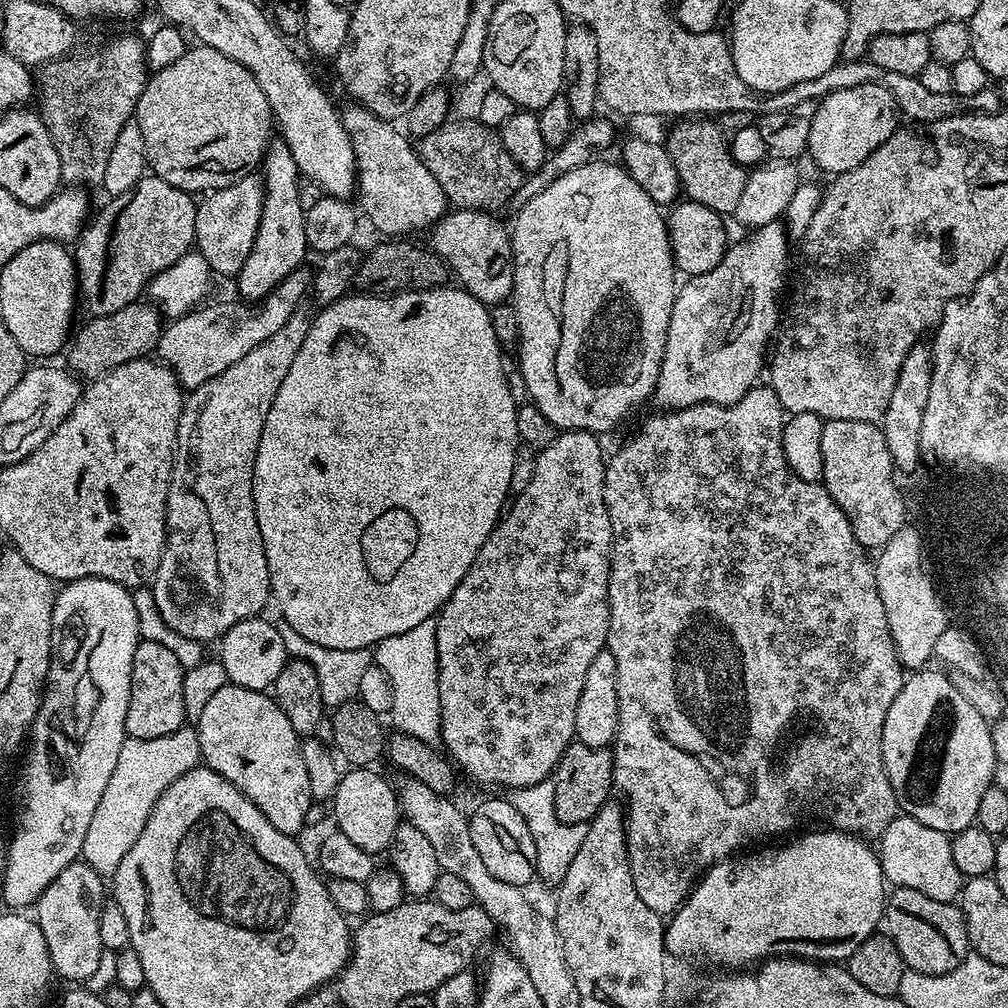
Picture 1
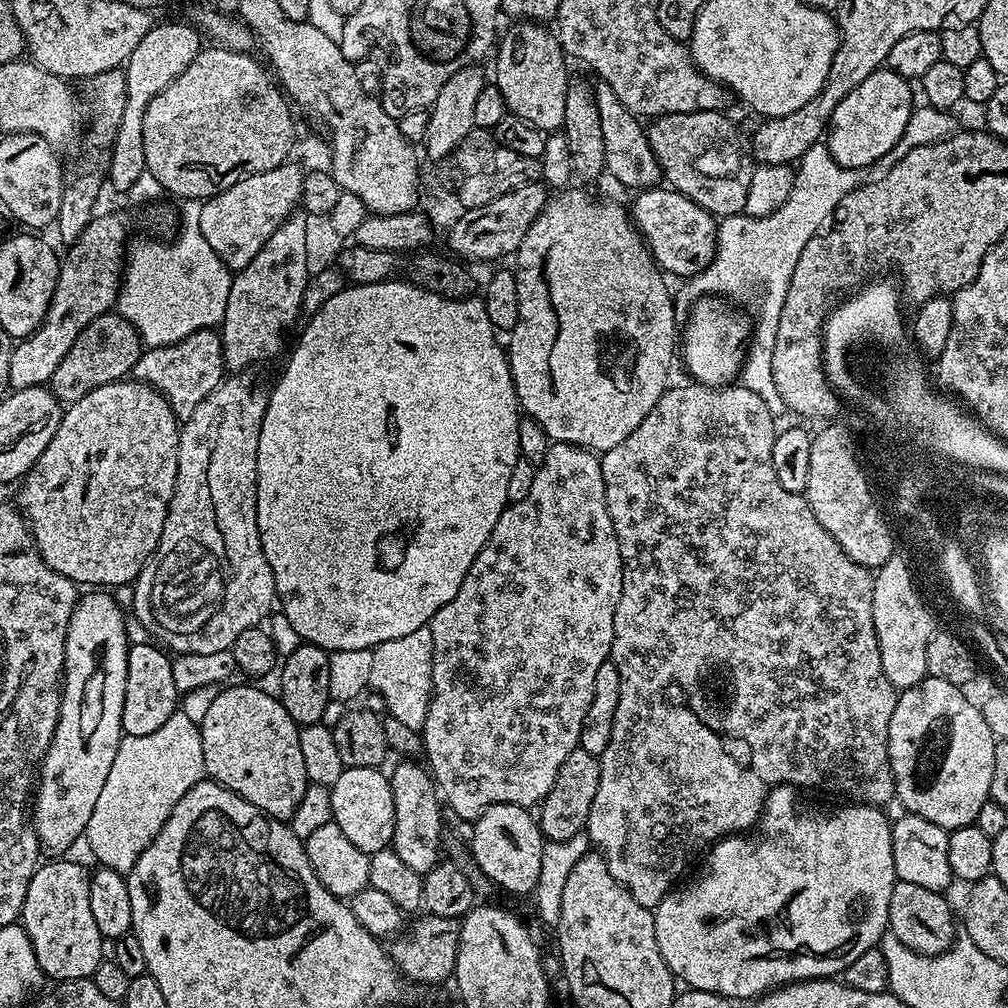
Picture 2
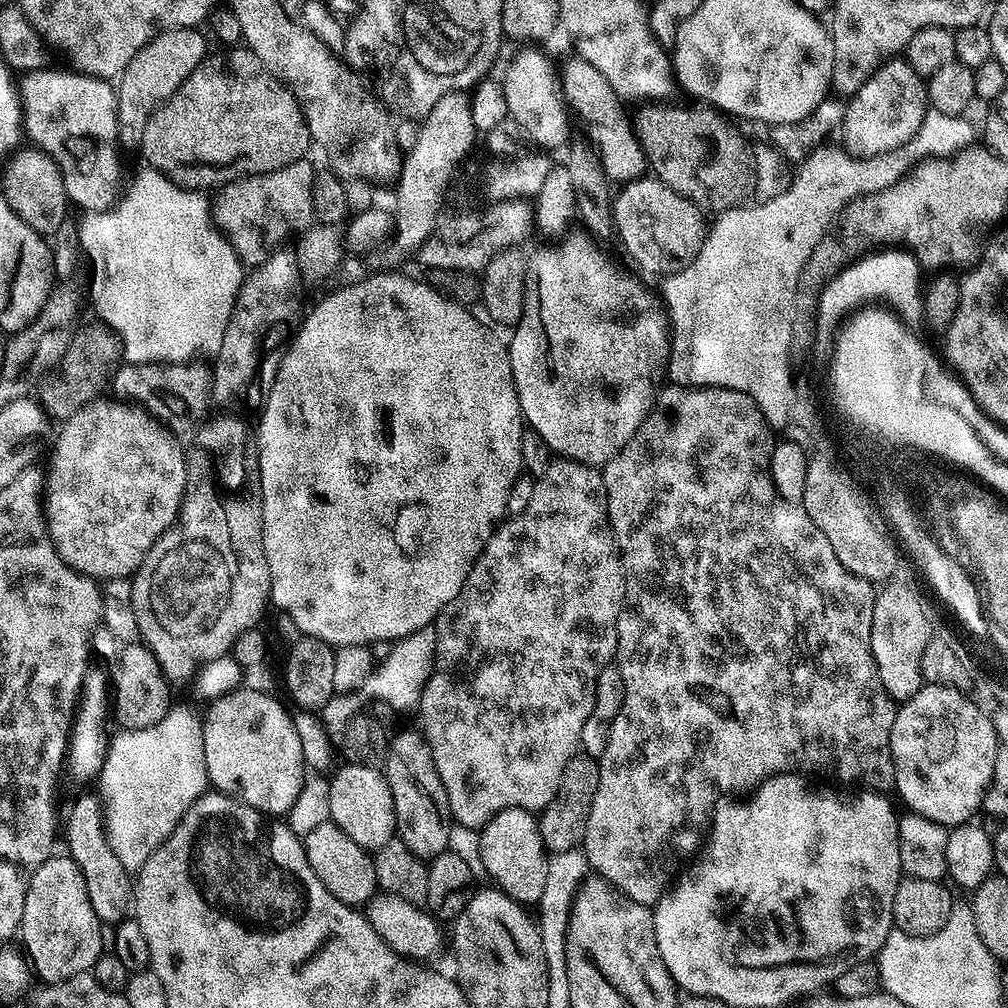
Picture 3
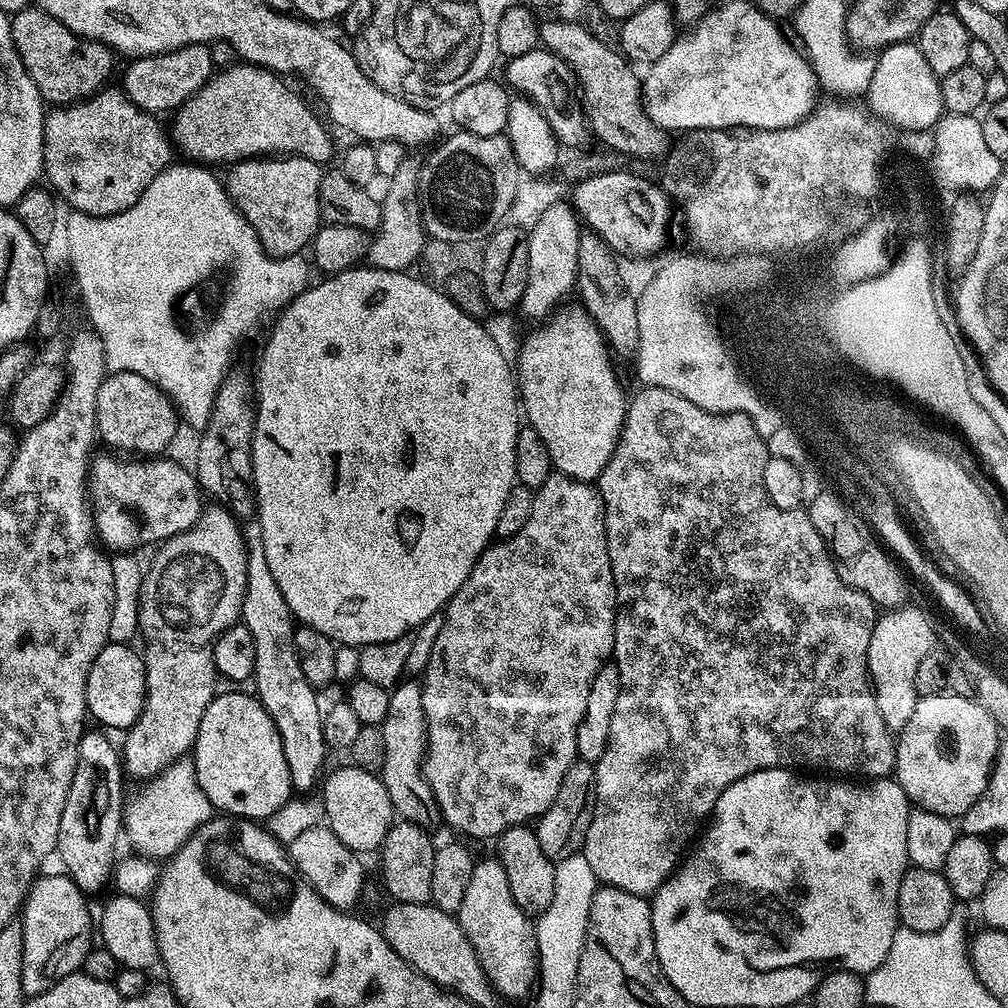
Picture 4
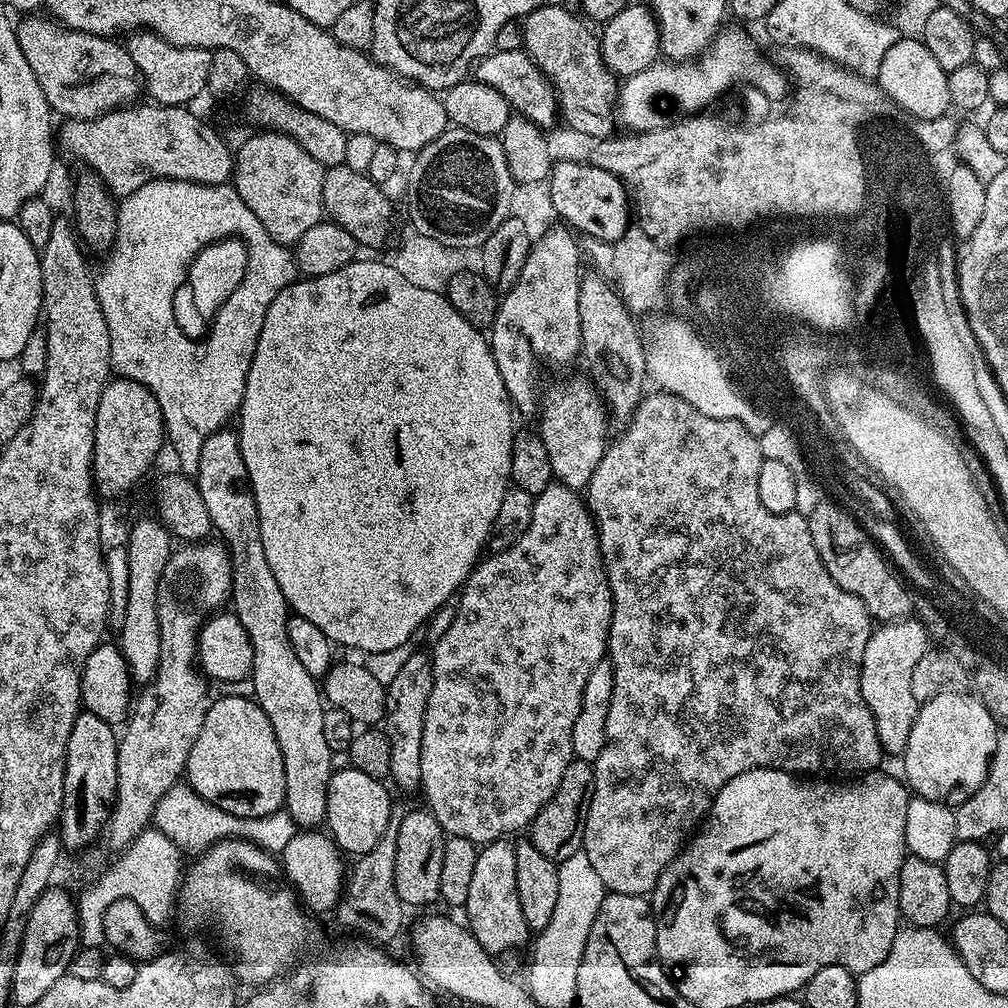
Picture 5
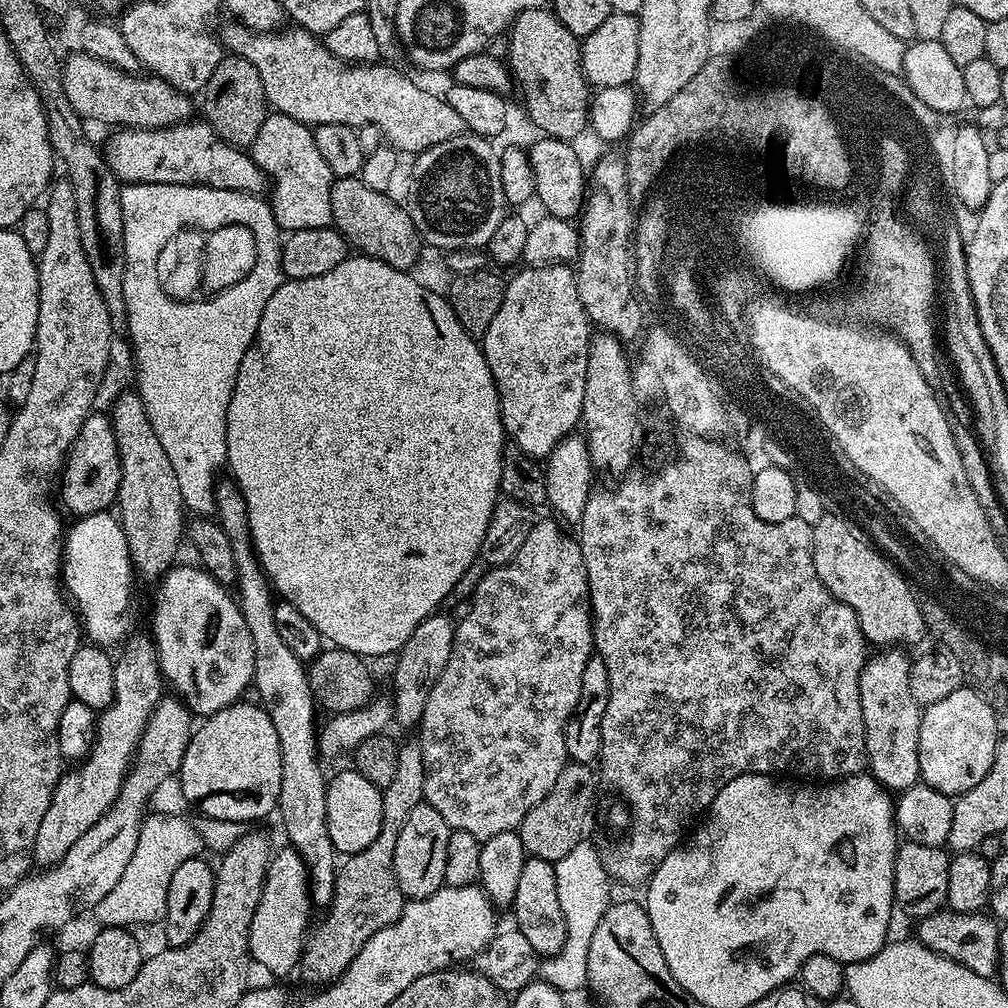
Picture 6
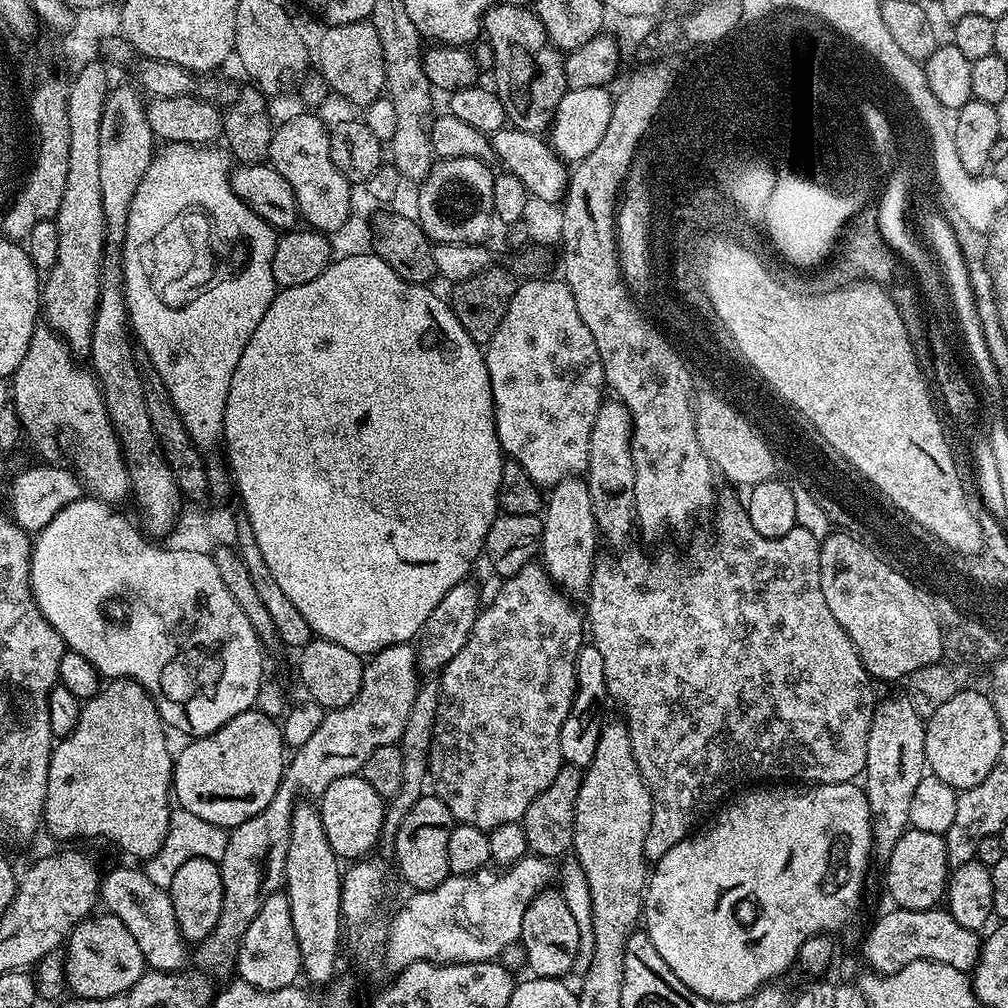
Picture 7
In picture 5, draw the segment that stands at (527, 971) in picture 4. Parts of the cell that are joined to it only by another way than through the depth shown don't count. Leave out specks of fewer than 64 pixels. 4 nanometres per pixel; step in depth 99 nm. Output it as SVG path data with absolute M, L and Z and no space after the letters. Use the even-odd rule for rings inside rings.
M508 838L492 840L489 844L483 845L476 853L470 894L466 894L466 902L462 905L462 912L468 915L468 931L484 949L493 954L504 952L507 948L520 948L524 943L527 945L530 940L526 918L522 918L522 902L518 902L518 878L514 870L515 853L516 844Z

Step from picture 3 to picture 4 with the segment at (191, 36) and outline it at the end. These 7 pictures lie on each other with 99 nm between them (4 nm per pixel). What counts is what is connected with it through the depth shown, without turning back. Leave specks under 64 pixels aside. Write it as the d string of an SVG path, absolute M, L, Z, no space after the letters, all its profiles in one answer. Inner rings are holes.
M191 44L161 56L141 56L133 59L124 72L122 90L144 112L171 113L184 104L214 74L212 48L203 44Z

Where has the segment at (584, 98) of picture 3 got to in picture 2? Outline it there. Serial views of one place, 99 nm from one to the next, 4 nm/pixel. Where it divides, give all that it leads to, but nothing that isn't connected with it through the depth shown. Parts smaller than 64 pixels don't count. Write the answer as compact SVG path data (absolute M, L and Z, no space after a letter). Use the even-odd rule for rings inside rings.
M602 82L595 85L598 118L602 118L602 142L606 146L604 166L607 175L613 176L624 188L655 188L661 183L662 173L658 158L654 158L654 150L650 150L650 142L641 117L635 116L622 102L618 102L618 94L610 90Z

